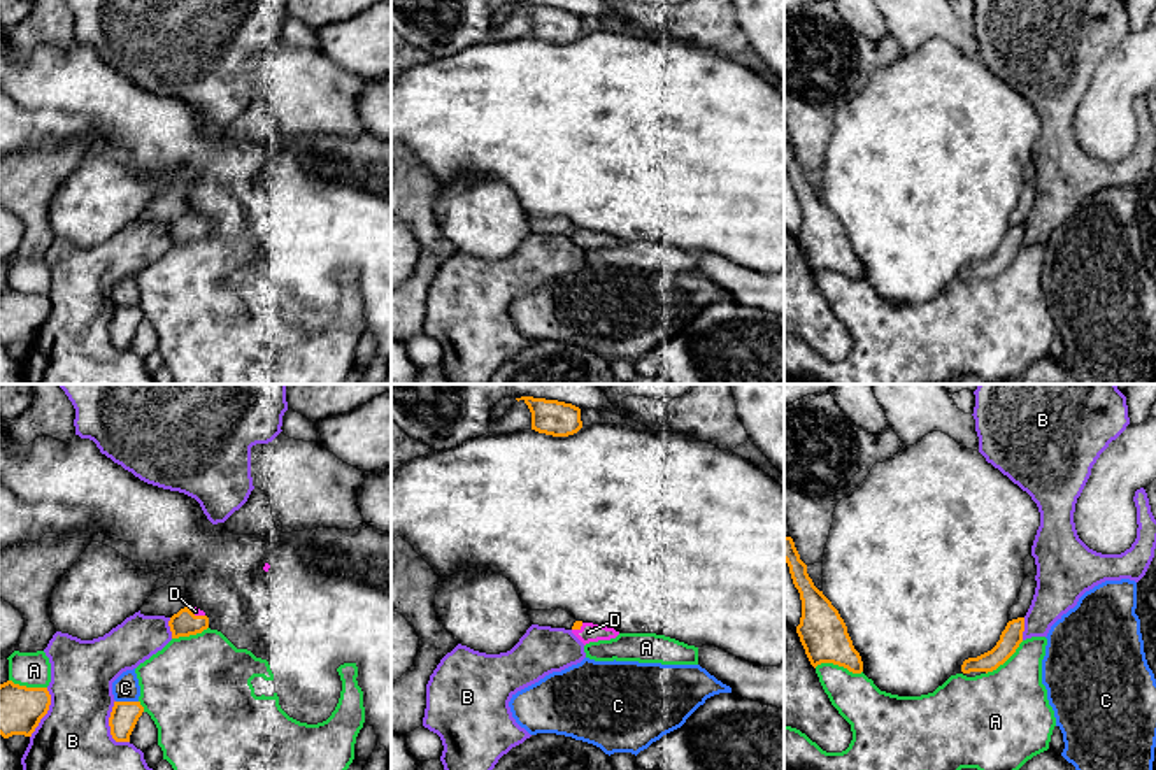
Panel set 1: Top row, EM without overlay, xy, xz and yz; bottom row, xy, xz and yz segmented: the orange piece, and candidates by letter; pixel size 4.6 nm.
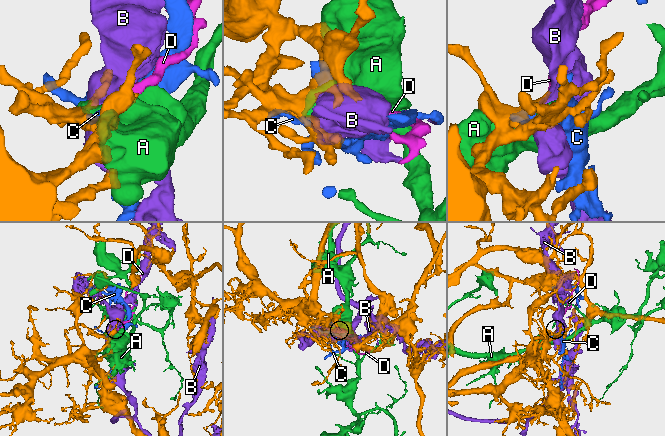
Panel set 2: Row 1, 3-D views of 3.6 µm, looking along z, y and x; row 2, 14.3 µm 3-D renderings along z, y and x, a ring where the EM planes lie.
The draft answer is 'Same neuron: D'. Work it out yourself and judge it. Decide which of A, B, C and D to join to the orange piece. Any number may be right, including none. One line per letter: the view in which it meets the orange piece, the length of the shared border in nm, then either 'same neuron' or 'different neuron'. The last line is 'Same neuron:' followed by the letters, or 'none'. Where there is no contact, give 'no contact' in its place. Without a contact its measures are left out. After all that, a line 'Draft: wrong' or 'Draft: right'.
A: meets orange in yz; contact 220 nm long; different neuron
B: meets orange in xy; contact 220 nm long; different neuron
C: meets orange in xy; contact 100 nm long; different neuron
D: meets orange in xy; contact 100 nm long; same neuron
Same neuron: D
Draft: right

